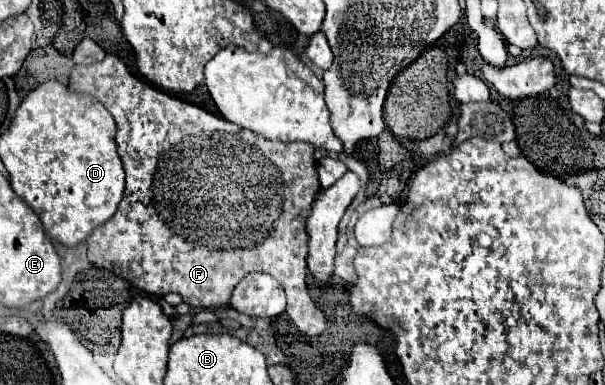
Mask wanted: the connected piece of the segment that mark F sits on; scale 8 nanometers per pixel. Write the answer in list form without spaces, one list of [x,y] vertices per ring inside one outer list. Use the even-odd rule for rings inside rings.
[[[106,55],[104,61],[96,63],[96,65],[74,65],[72,73],[70,73],[70,83],[68,83],[70,91],[80,91],[80,93],[92,93],[112,115],[114,121],[118,125],[118,133],[116,133],[116,143],[118,143],[118,153],[122,157],[124,163],[124,171],[126,171],[126,191],[124,191],[124,199],[118,205],[118,211],[114,213],[114,217],[110,221],[106,221],[104,225],[100,225],[100,229],[92,231],[92,237],[88,237],[86,245],[88,245],[88,259],[92,265],[102,267],[106,271],[124,275],[124,279],[128,279],[130,283],[134,283],[138,289],[150,293],[150,295],[158,295],[164,297],[166,293],[180,293],[182,299],[192,305],[192,307],[220,307],[220,305],[228,305],[230,303],[230,295],[236,287],[236,283],[242,279],[242,275],[252,273],[252,271],[266,271],[270,275],[274,275],[284,291],[286,291],[287,306],[286,314],[290,315],[290,319],[296,323],[296,327],[300,329],[300,333],[304,335],[320,335],[326,329],[326,317],[324,313],[316,307],[316,303],[312,301],[310,293],[308,293],[308,285],[306,285],[306,253],[308,253],[308,235],[306,235],[306,219],[310,215],[312,209],[312,201],[316,197],[316,193],[320,191],[318,185],[318,175],[316,175],[316,161],[312,157],[314,147],[302,141],[292,141],[292,143],[282,143],[282,141],[268,141],[264,139],[264,135],[258,135],[250,129],[238,127],[222,117],[216,117],[212,113],[208,113],[206,109],[200,109],[192,103],[180,101],[172,95],[166,95],[164,91],[152,87],[150,83],[134,77],[128,67],[114,55]]]

